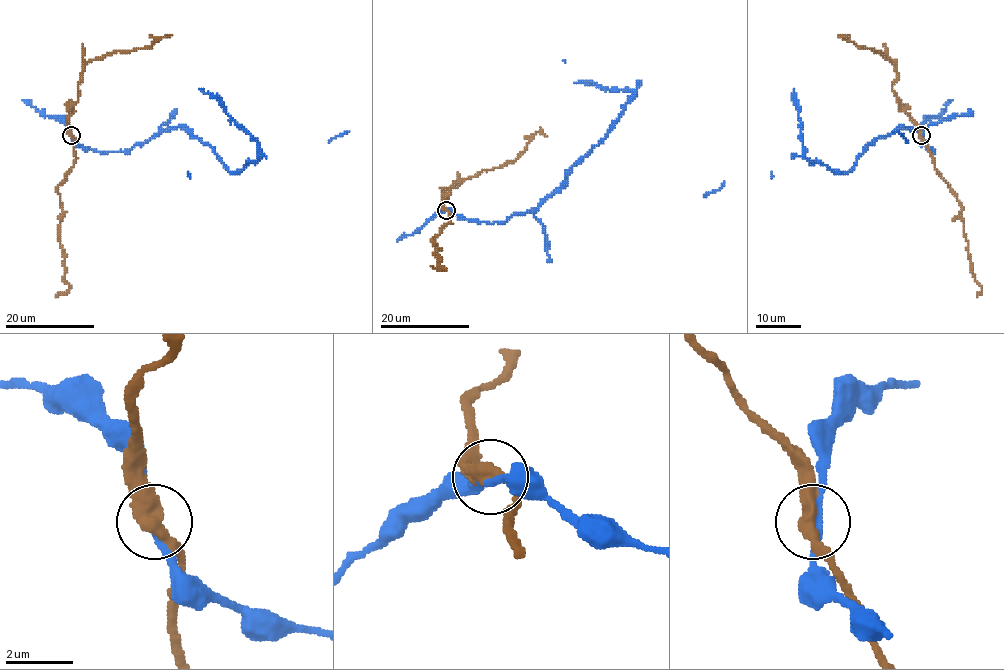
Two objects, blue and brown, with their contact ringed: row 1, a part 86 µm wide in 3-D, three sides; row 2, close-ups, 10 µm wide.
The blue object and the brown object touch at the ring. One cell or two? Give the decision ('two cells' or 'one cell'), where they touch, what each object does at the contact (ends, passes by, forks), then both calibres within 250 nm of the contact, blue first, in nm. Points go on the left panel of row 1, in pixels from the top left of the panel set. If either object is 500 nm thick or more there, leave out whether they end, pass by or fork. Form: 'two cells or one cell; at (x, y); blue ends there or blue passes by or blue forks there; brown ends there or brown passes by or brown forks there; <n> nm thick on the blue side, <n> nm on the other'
two cells; at (71, 135); blue passes by; brown passes by; 200 nm thick on the blue side, 460 nm on the other

